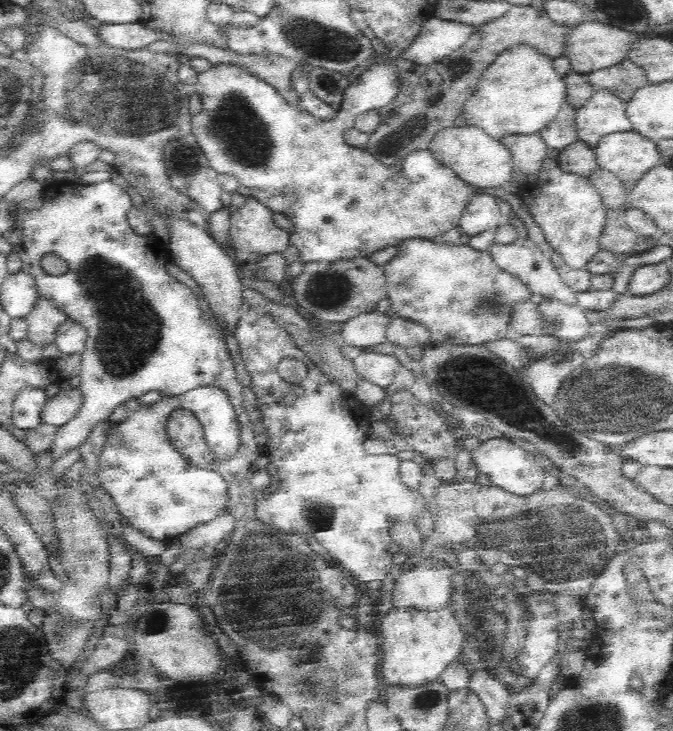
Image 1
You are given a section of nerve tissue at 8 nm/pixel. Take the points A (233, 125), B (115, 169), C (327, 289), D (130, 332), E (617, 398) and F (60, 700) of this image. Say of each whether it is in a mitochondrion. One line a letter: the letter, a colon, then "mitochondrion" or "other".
A: mitochondrion
B: other
C: mitochondrion
D: mitochondrion
E: mitochondrion
F: other

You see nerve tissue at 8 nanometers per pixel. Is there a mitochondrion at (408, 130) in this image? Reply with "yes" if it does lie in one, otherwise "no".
yes

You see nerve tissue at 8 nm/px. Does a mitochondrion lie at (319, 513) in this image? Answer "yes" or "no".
yes

